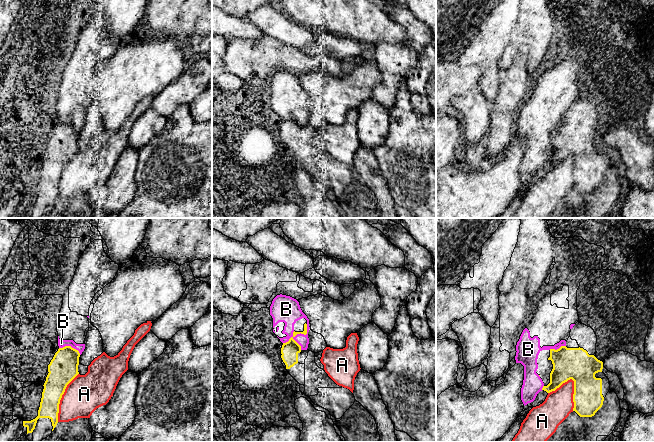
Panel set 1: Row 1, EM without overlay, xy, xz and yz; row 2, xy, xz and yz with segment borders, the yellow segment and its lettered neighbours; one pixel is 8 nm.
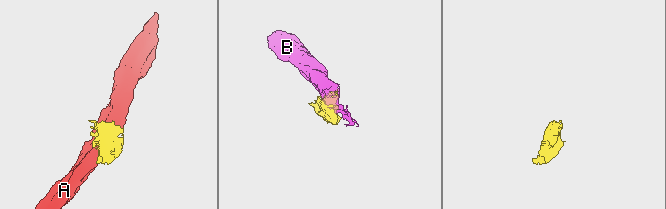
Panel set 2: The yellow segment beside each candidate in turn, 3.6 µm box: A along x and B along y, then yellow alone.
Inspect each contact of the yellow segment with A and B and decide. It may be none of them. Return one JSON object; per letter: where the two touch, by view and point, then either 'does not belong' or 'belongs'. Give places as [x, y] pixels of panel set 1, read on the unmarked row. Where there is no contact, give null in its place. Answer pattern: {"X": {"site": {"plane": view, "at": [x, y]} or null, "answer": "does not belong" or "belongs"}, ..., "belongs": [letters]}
{"A": {"site": {"plane": "yz", "at": [573, 170]}, "answer": "does not belong"}, "B": {"site": {"plane": "xz", "at": [299, 109]}, "answer": "does not belong"}, "belongs": []}

